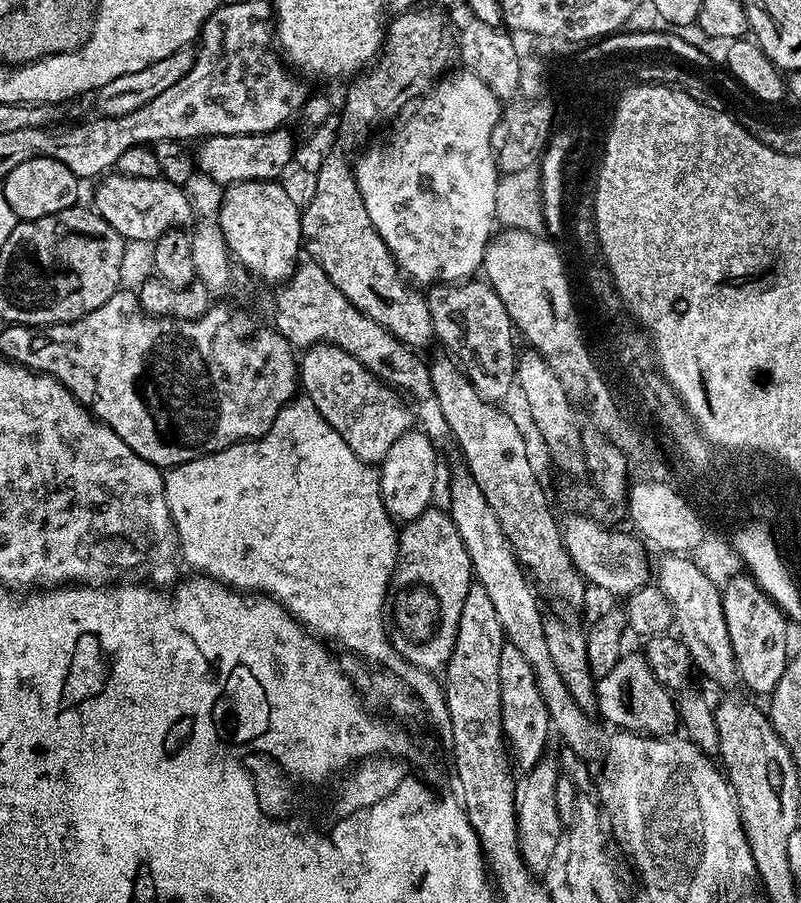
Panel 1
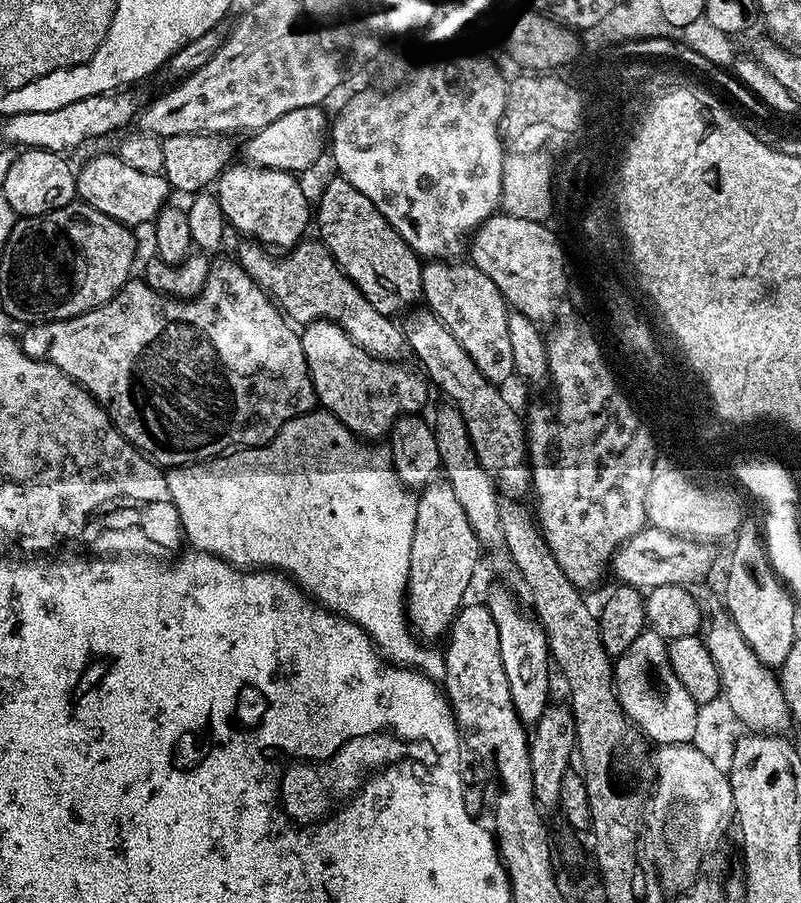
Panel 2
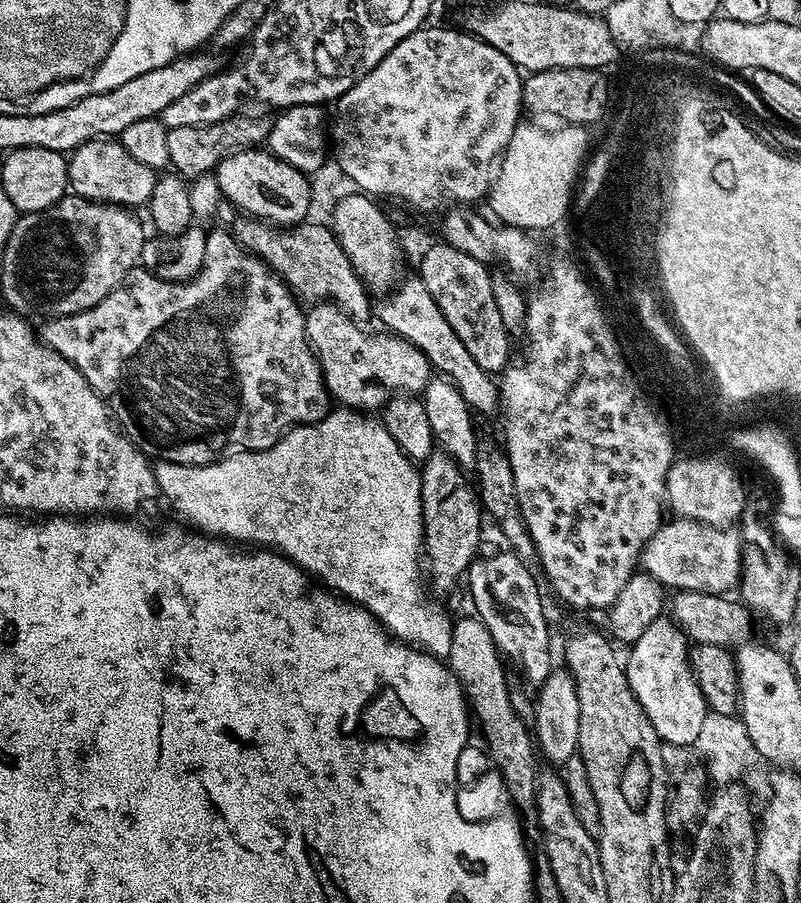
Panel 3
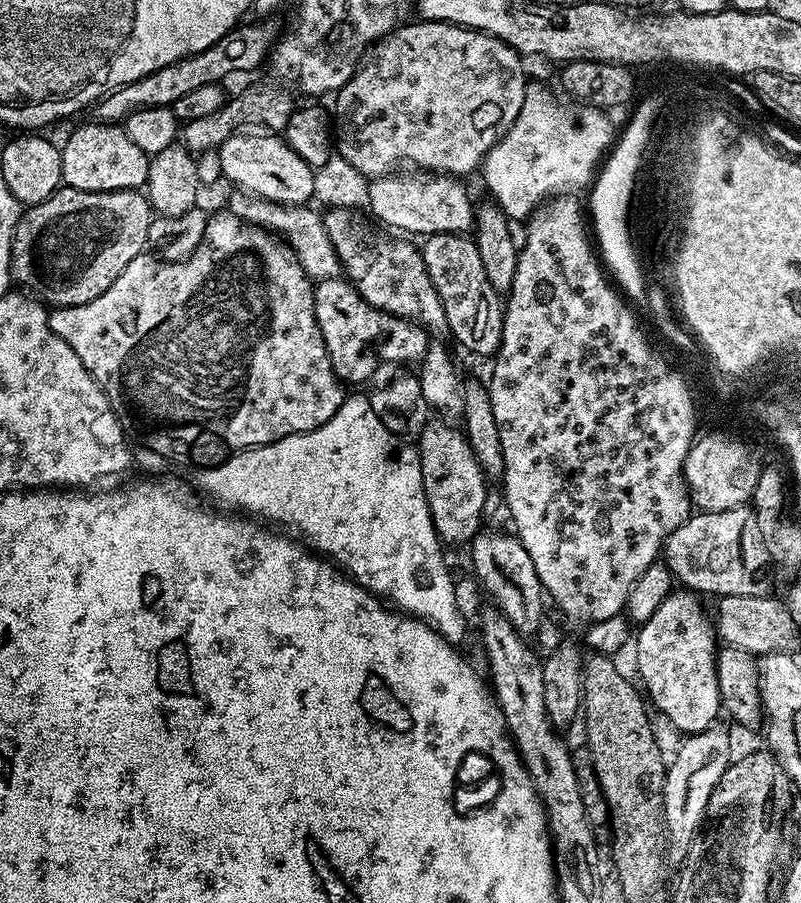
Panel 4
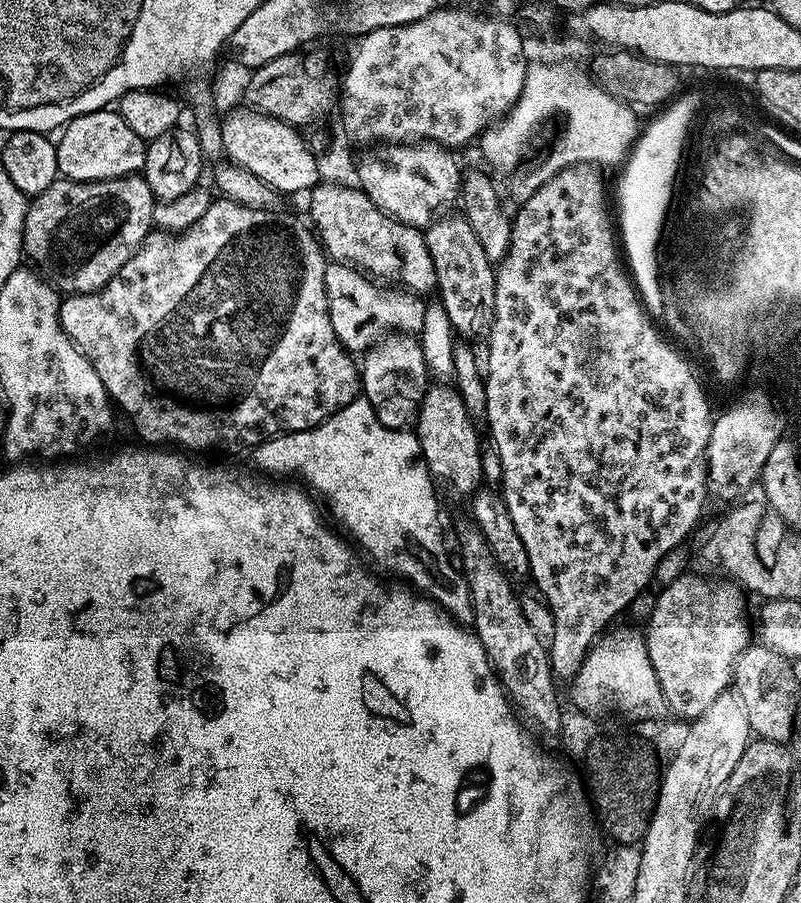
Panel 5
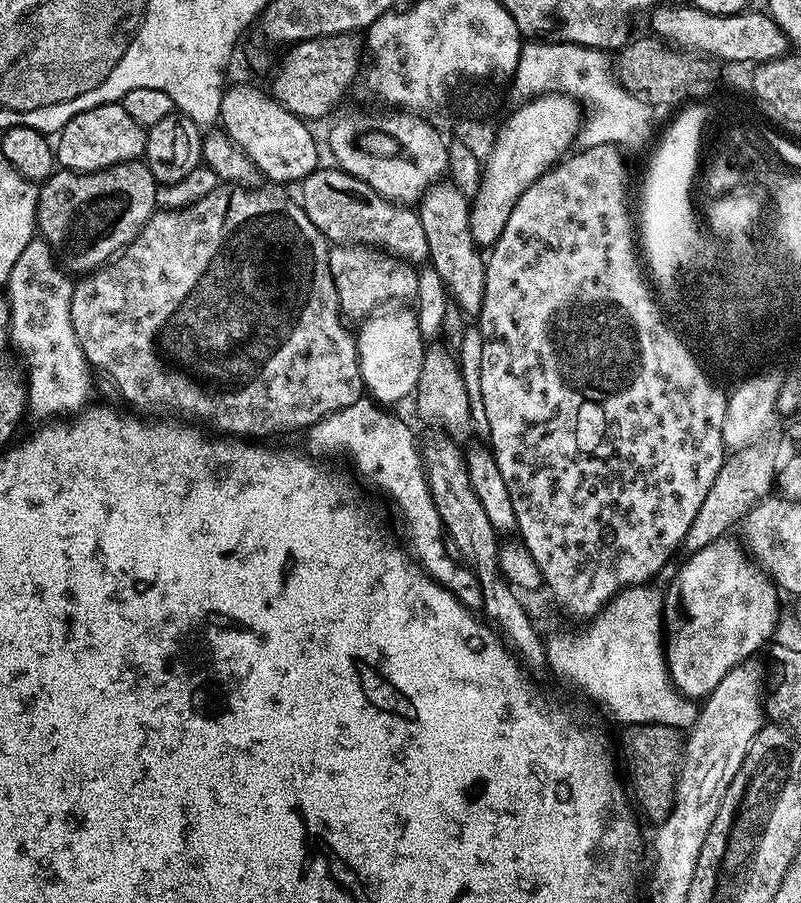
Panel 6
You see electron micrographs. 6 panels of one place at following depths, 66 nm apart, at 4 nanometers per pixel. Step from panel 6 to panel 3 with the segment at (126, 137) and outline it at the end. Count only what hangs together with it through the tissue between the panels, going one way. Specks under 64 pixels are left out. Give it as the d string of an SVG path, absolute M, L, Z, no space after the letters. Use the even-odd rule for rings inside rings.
M116 138L88 140L75 148L67 161L69 189L83 200L94 200L98 204L147 205L158 179L157 173L150 166L142 166L142 162L133 158Z

